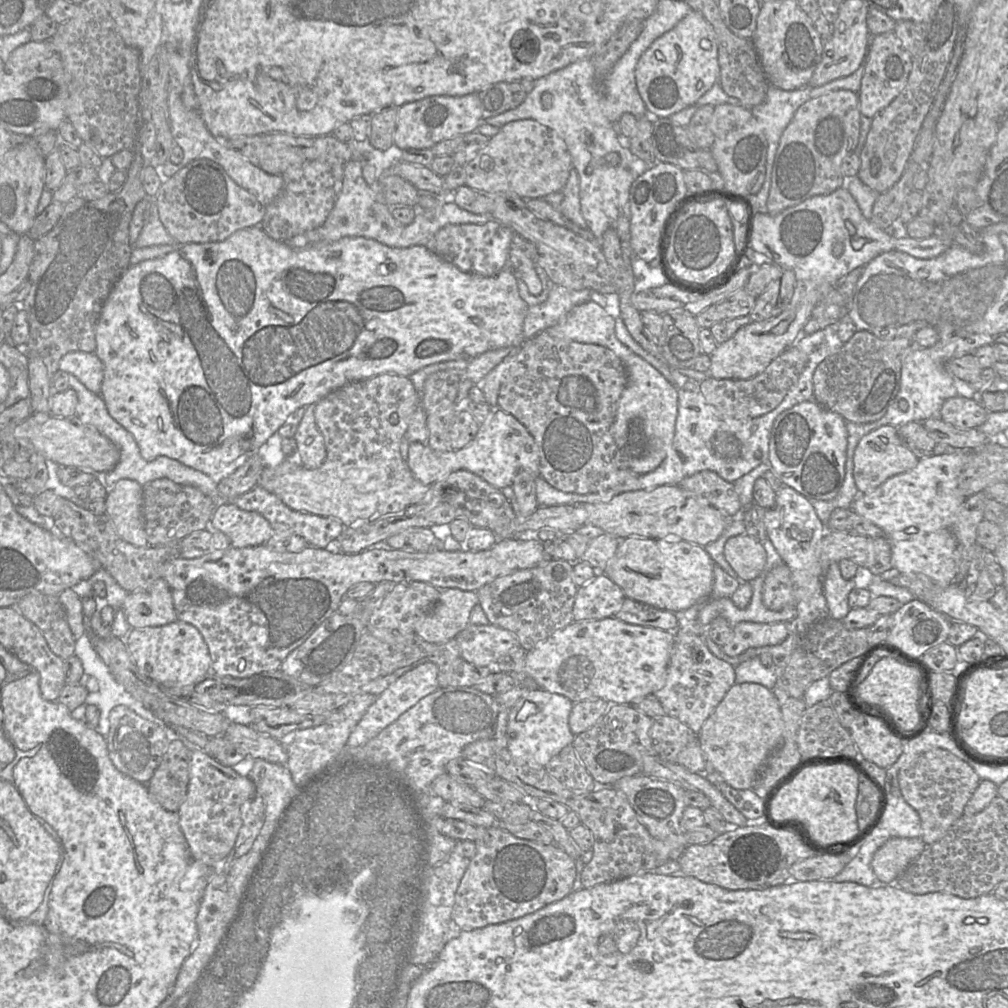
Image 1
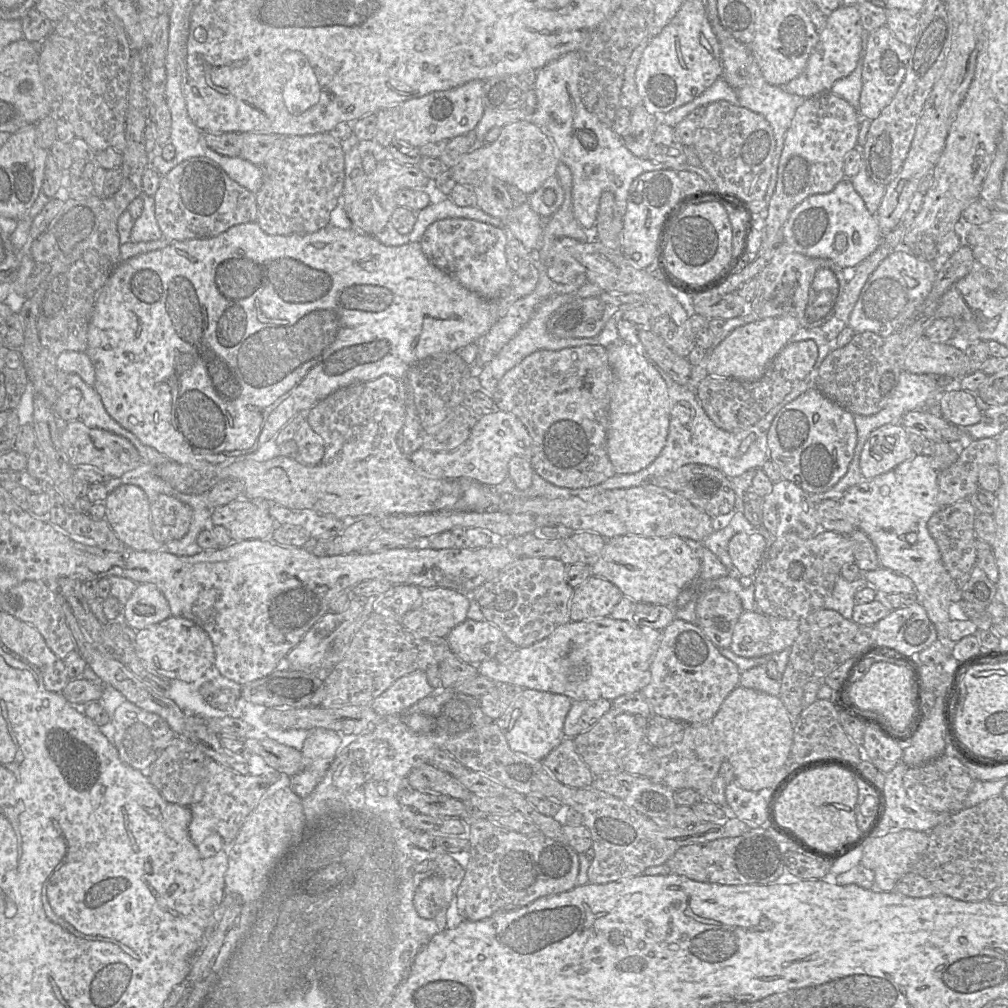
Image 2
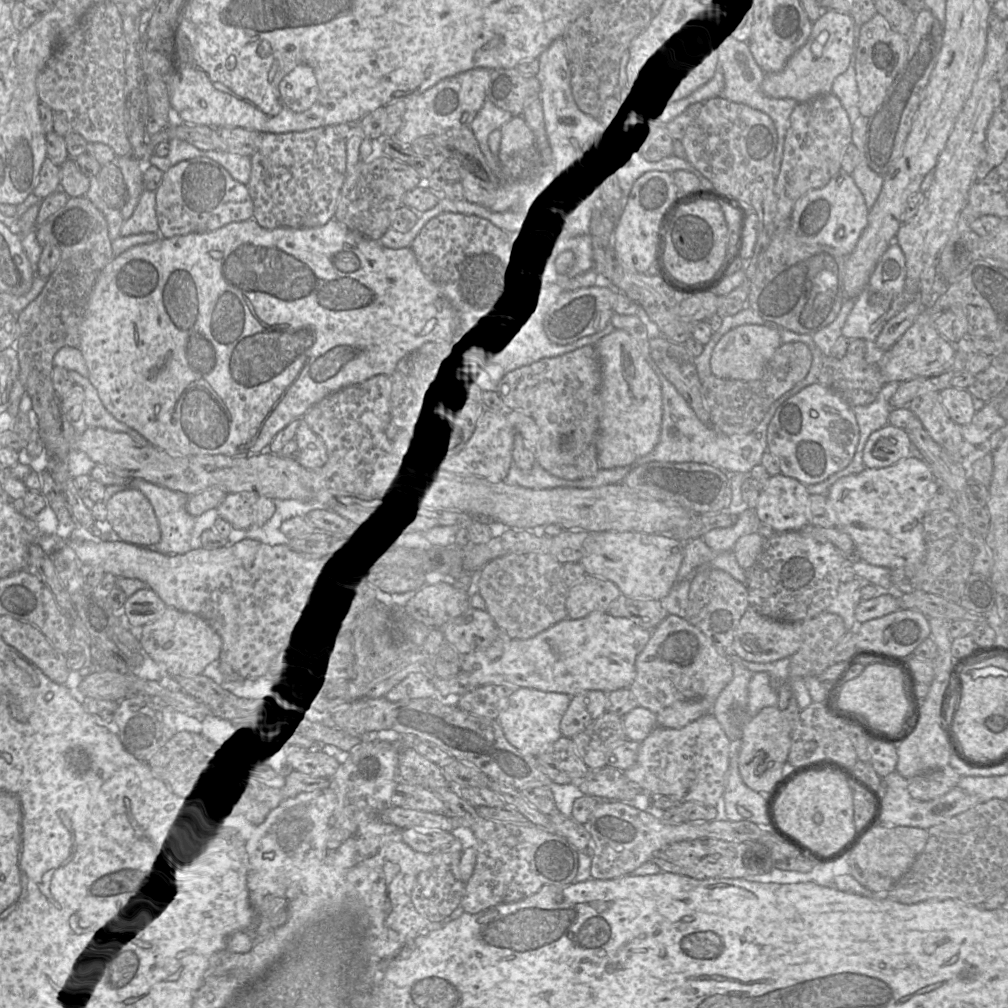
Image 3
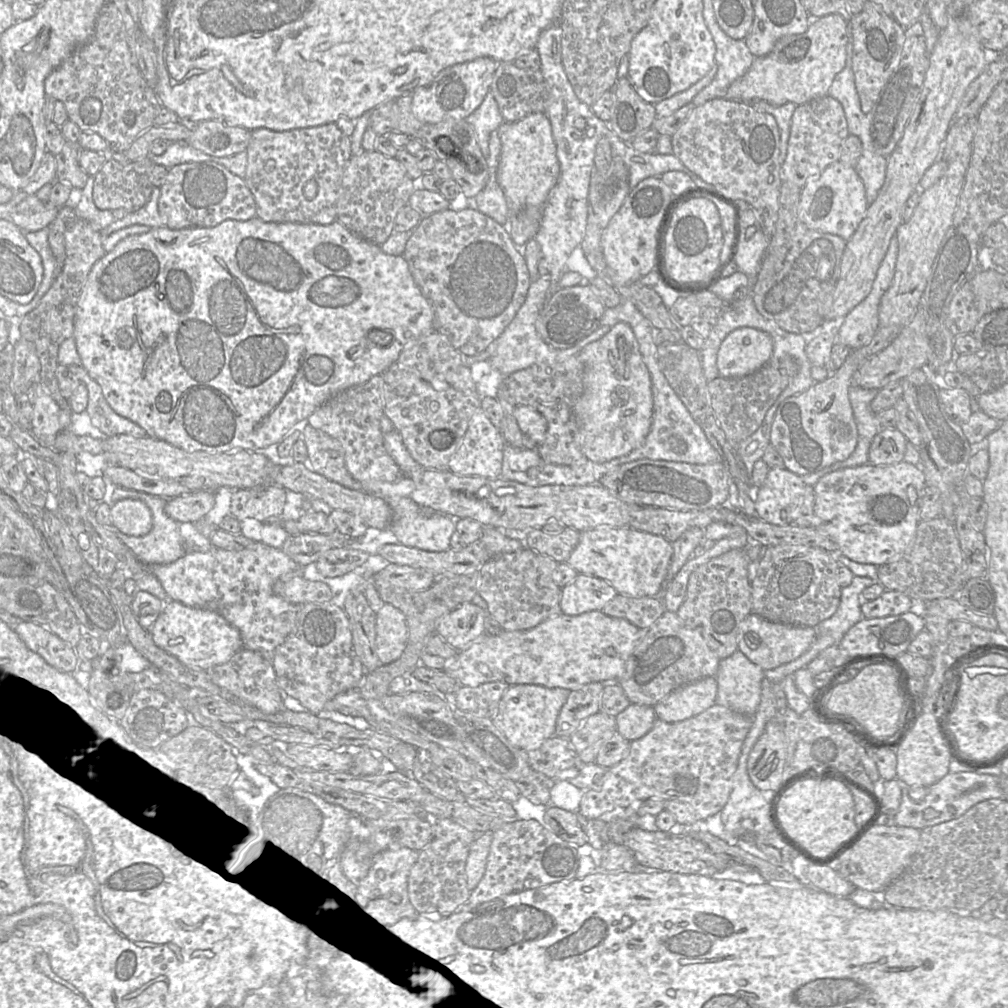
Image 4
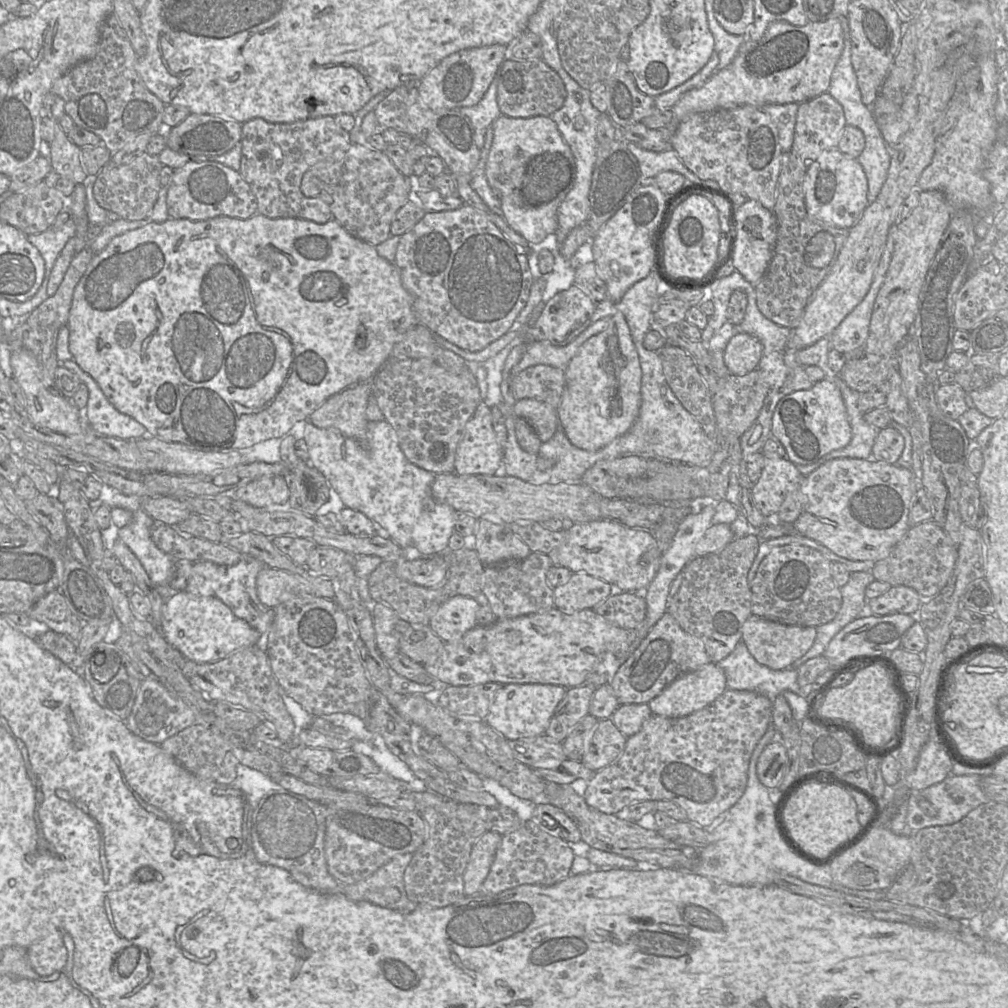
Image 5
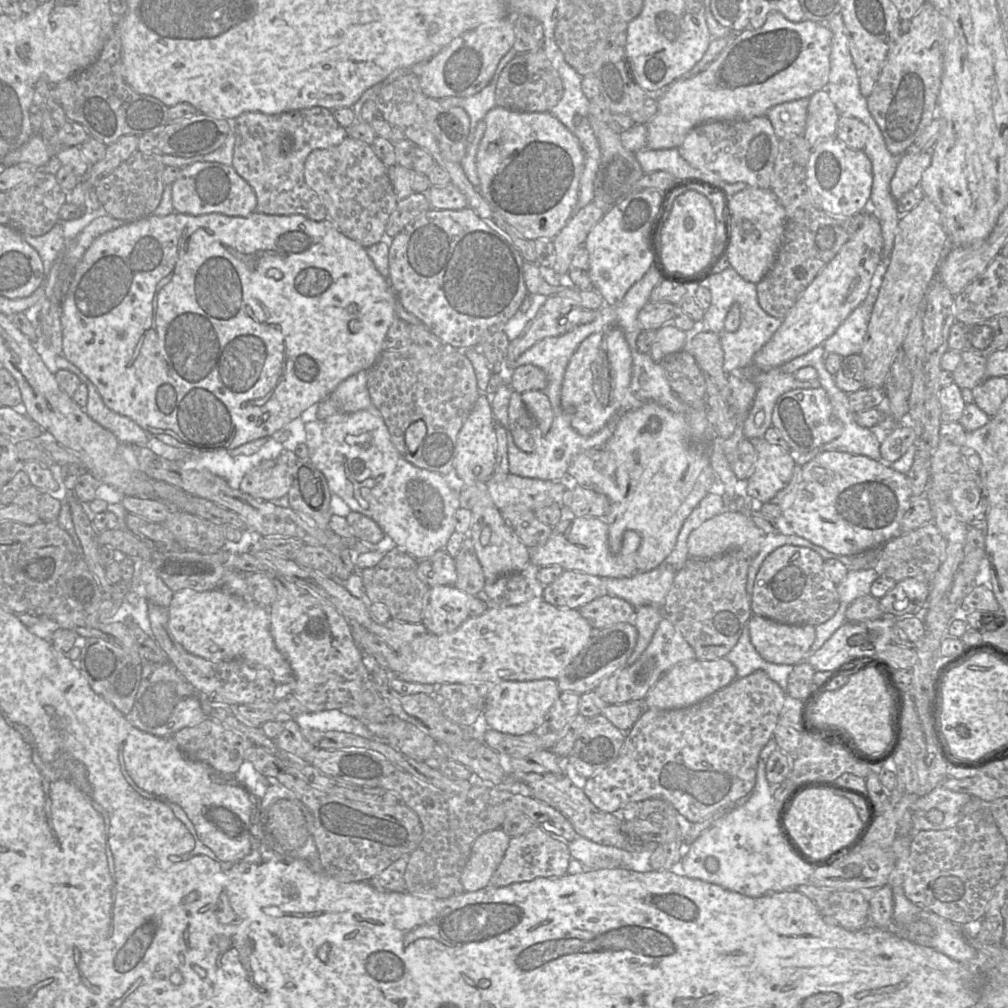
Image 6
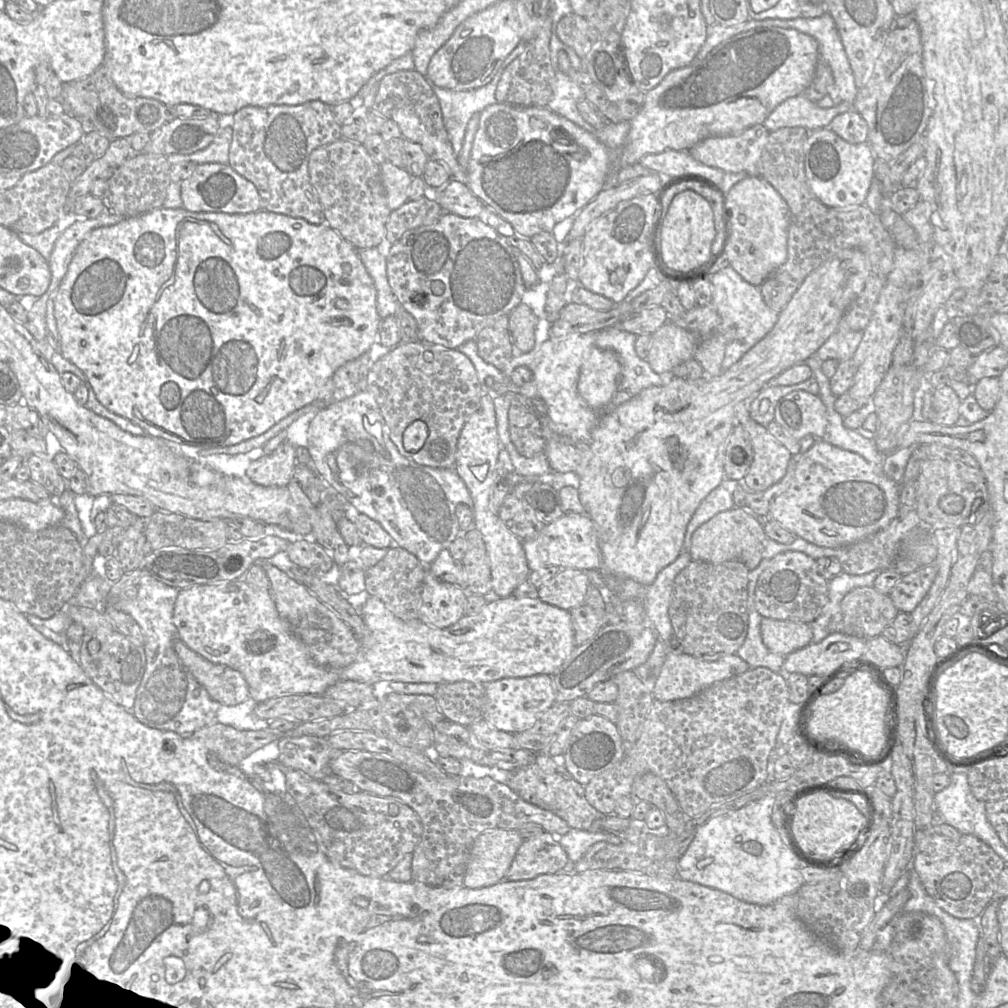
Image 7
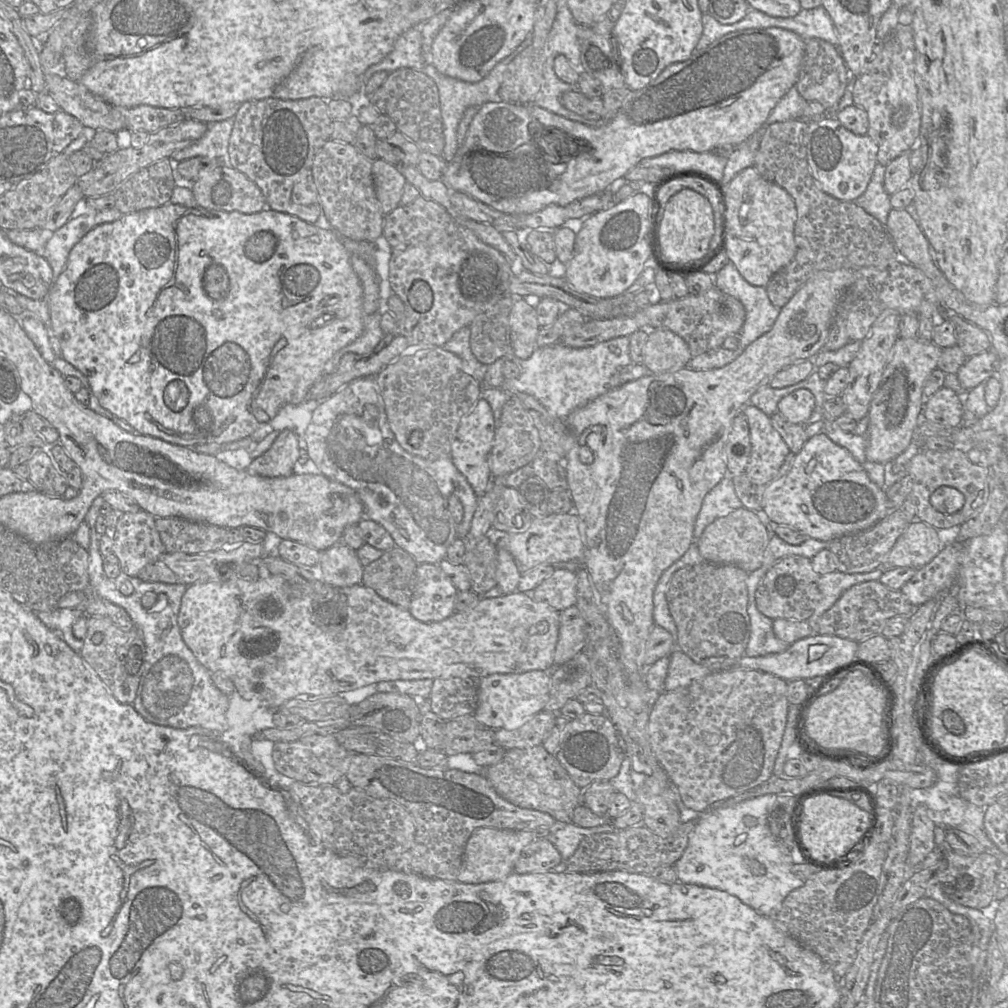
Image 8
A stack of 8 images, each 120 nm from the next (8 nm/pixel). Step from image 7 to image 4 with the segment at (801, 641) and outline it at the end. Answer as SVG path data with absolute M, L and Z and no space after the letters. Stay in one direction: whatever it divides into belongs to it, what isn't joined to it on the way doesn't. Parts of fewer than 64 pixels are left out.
M750 613L741 623L737 633L737 650L764 671L775 669L799 658L815 639L814 627L789 626L768 621Z

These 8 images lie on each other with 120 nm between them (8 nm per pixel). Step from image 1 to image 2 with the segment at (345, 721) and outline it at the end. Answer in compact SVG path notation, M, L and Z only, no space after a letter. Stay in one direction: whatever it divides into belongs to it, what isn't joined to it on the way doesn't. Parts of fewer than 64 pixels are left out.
M316 728L308 730L308 736L306 737L301 753L305 760L304 769L291 777L292 790L301 798L305 798L309 795L320 780L324 777L331 762L337 755L340 746L343 743L342 735L337 732L324 728Z

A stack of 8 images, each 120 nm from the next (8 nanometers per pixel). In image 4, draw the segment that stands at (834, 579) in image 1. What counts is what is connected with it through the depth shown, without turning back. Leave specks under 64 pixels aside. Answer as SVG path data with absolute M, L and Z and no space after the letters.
M854 576L849 586L841 589L840 603L836 612L828 619L817 624L815 639L810 648L796 660L775 669L764 671L765 677L773 683L780 683L786 676L806 668L823 650L839 644L848 630L862 618L862 592L875 582L868 577Z

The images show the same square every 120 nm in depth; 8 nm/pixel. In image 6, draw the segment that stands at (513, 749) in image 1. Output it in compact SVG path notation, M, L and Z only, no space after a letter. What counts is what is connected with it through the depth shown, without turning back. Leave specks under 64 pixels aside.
M554 679L531 681L502 681L491 685L482 715L489 729L512 735L532 733L539 727L547 712L559 698L561 691Z

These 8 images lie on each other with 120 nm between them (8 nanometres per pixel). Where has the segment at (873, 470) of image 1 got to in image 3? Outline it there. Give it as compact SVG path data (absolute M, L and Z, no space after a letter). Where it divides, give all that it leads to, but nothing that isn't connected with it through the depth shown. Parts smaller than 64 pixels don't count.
M887 424L869 436L863 449L863 464L869 469L889 467L909 457L911 447L905 429Z

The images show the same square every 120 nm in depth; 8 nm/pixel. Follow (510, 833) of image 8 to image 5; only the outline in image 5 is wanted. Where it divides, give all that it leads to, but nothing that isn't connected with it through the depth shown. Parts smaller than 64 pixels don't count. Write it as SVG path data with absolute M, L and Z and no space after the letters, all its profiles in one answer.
M487 831L474 843L463 874L465 896L478 892L490 871L501 839L499 833Z

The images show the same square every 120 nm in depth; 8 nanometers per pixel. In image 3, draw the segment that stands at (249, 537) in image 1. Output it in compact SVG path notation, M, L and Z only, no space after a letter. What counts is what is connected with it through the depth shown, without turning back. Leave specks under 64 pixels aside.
M254 492L226 495L217 507L219 518L228 521L234 529L246 530L265 525L275 514L273 499Z

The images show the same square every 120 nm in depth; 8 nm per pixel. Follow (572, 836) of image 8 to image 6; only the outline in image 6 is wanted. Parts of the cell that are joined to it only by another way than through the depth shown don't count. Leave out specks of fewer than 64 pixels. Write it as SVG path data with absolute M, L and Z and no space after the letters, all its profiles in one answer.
M577 837L568 843L570 855L581 862L587 870L626 868L632 862L633 853L600 845L583 837Z

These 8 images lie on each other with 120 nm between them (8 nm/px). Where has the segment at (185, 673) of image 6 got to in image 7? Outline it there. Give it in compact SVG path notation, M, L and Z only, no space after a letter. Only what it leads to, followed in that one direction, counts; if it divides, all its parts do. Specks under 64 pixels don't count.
M179 638L174 642L174 650L213 700L223 705L234 706L250 698L249 686L237 670L206 660Z

